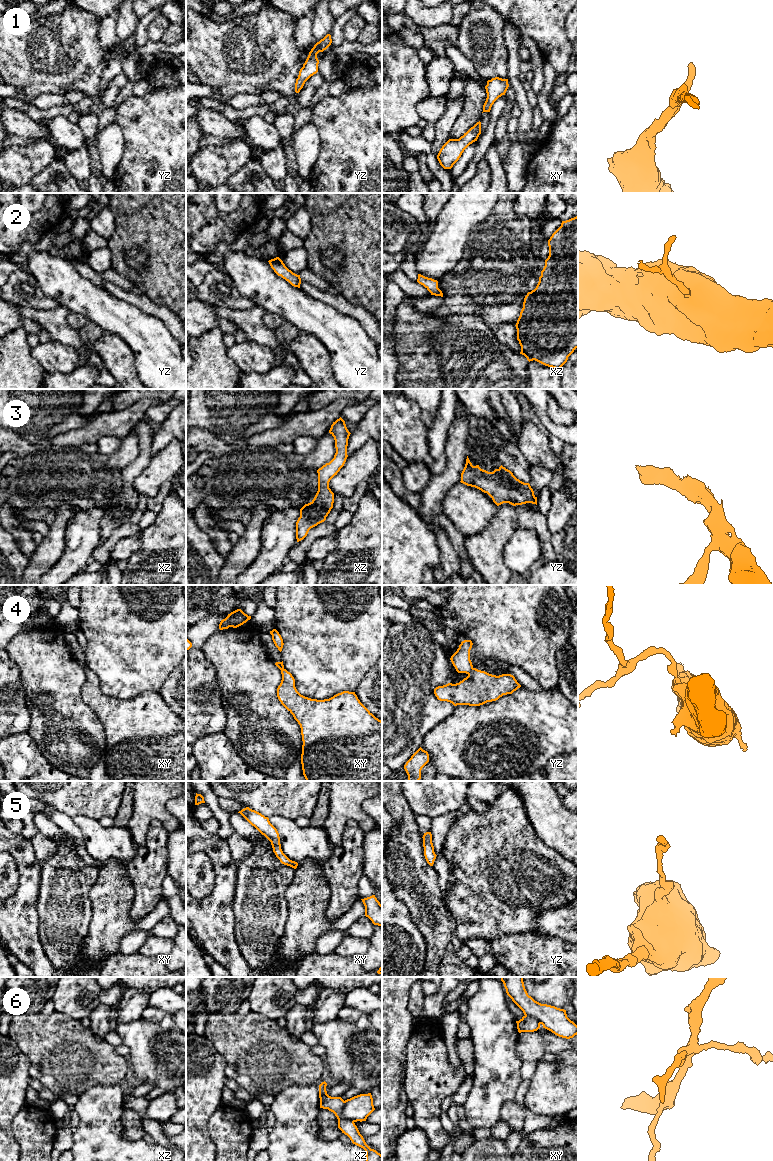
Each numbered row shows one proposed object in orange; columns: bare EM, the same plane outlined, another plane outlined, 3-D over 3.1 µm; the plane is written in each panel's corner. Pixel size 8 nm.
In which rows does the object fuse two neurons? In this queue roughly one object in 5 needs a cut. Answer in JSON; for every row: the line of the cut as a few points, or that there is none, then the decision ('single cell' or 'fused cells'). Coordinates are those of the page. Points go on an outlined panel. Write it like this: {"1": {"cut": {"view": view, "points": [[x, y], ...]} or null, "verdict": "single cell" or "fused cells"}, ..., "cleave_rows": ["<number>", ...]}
{"1": {"cut": null, "verdict": "single cell"}, "2": {"cut": null, "verdict": "single cell"}, "3": {"cut": null, "verdict": "single cell"}, "4": {"cut": {"view": "yz", "points": [[473, 668], [467, 673]]}, "verdict": "fused cells"}, "5": {"cut": null, "verdict": "single cell"}, "6": {"cut": {"view": "xz", "points": [[344, 1101], [341, 1107], [341, 1115], [353, 1122]]}, "verdict": "fused cells"}, "cleave_rows": ["4", "6"]}

